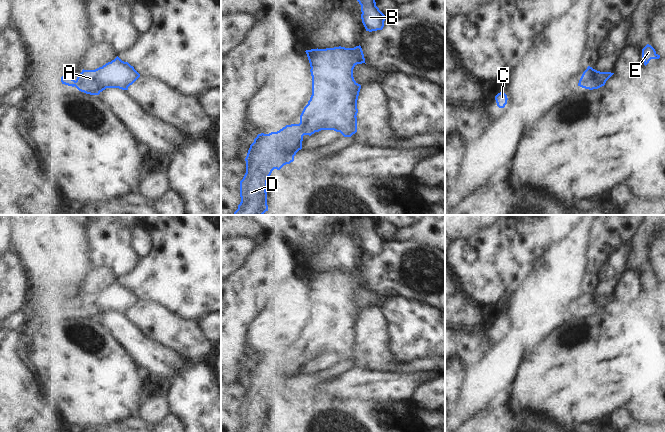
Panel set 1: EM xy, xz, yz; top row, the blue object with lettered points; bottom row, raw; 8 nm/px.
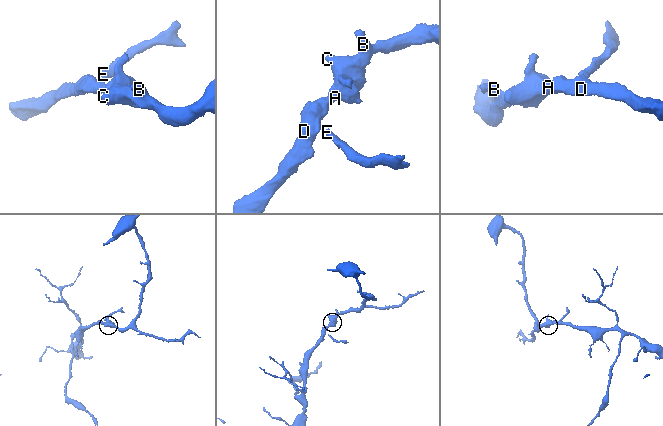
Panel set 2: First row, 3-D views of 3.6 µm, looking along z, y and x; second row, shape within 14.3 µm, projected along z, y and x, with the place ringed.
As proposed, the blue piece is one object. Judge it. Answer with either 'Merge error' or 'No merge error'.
No merge error.

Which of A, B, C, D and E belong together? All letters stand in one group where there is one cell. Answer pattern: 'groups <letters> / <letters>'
groups A B C D E

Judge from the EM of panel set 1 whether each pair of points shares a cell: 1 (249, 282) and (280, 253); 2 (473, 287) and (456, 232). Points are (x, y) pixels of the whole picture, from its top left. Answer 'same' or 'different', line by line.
1: same
2: different

